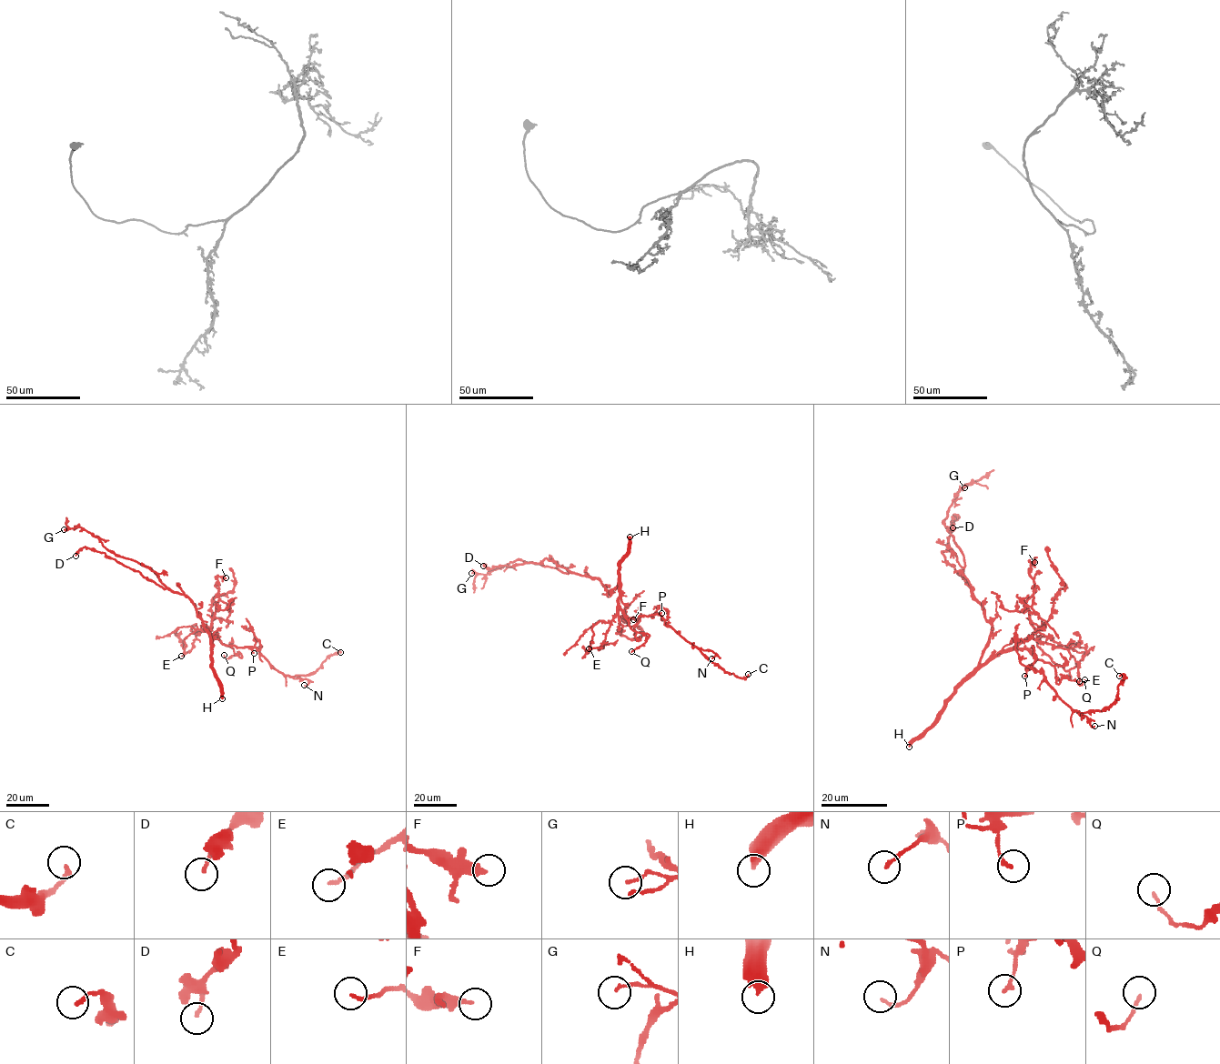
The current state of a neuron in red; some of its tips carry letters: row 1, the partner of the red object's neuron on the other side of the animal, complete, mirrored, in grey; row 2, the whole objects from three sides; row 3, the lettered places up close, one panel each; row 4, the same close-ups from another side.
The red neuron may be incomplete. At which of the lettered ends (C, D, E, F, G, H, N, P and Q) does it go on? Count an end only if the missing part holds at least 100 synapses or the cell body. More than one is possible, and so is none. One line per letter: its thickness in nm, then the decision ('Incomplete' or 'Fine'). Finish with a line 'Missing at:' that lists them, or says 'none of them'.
C: Thickness 190 nm. Fine
D: Thickness 150 nm. Fine
E: Thickness 150 nm. Fine
F: Thickness 320 nm. Fine
G: Thickness 130 nm. Fine
H: Thickness 440 nm. Incomplete
N: Thickness 130 nm. Fine
P: Thickness 170 nm. Fine
Q: Thickness 130 nm. Fine
Missing at: H

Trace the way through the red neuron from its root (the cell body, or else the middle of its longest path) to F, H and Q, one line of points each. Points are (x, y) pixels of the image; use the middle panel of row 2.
F: (616, 586), (620, 583), (619, 619), (623, 613), (625, 619), (626, 616), (633, 619)
H: (616, 586), (619, 582), (619, 565), (628, 553), (630, 537)
Q: (616, 586), (620, 583), (619, 606), (628, 625), (633, 630), (649, 636), (644, 643), (631, 651)

